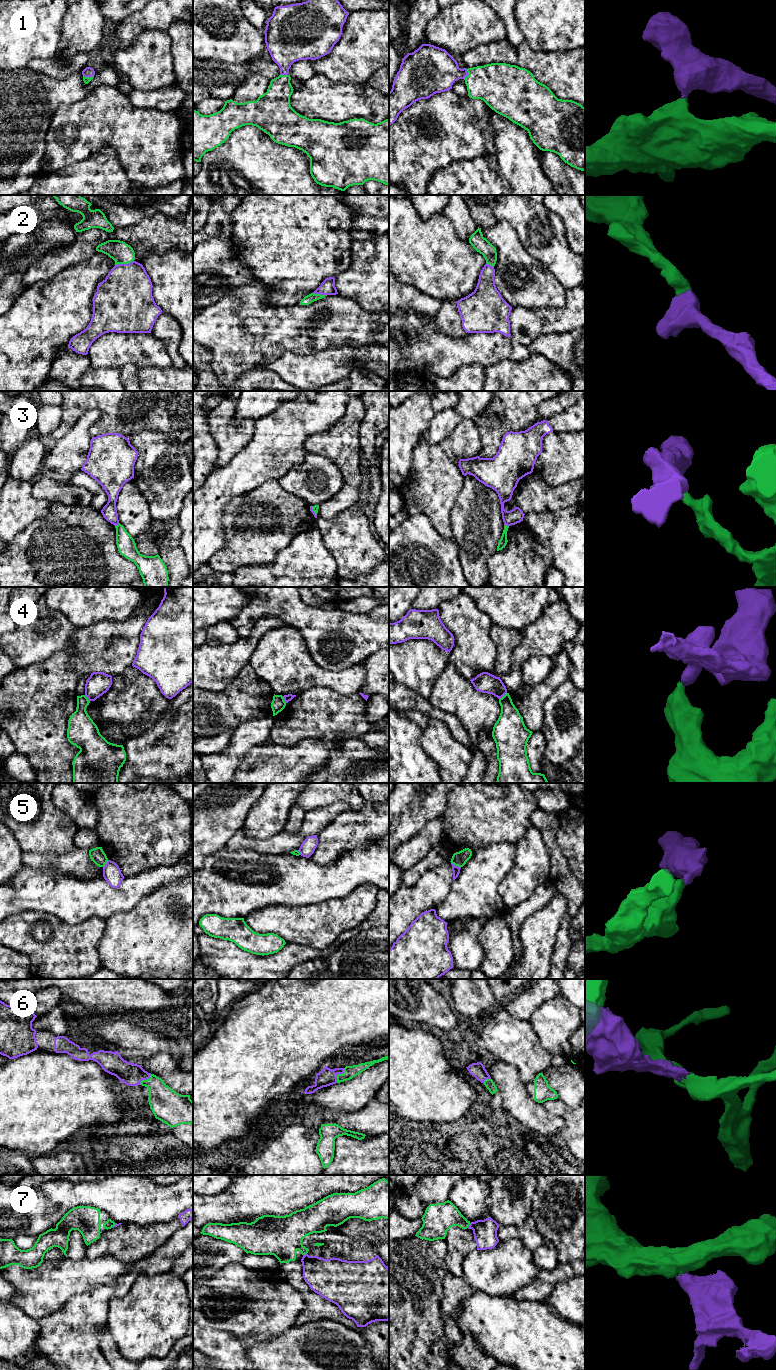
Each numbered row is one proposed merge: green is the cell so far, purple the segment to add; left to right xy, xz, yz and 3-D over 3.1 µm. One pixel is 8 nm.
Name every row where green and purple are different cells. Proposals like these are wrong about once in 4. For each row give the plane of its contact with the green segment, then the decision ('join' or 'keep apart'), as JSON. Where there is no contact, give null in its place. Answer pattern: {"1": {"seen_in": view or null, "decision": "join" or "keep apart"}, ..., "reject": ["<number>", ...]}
{"1": {"seen_in": "yz", "decision": "join"}, "2": {"seen_in": "xy", "decision": "join"}, "3": {"seen_in": "yz", "decision": "keep apart"}, "4": {"seen_in": "yz", "decision": "keep apart"}, "5": {"seen_in": "yz", "decision": "keep apart"}, "6": {"seen_in": "xz", "decision": "join"}, "7": {"seen_in": "yz", "decision": "keep apart"}, "reject": ["3", "4", "5", "7"]}

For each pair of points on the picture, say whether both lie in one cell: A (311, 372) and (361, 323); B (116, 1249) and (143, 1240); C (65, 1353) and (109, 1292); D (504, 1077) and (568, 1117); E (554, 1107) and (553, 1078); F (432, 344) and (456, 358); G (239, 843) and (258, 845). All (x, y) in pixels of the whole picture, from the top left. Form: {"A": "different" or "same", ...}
{"A": "different", "B": "same", "C": "same", "D": "different", "E": "different", "F": "same", "G": "same"}

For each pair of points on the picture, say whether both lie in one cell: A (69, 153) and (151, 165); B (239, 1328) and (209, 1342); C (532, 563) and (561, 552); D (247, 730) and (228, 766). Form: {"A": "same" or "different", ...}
{"A": "same", "B": "different", "C": "different", "D": "same"}

